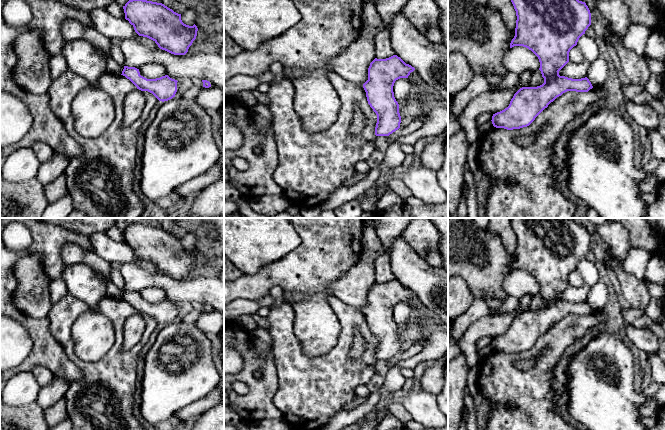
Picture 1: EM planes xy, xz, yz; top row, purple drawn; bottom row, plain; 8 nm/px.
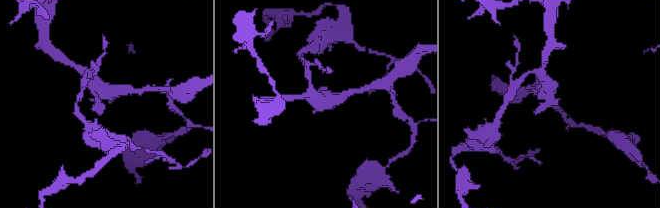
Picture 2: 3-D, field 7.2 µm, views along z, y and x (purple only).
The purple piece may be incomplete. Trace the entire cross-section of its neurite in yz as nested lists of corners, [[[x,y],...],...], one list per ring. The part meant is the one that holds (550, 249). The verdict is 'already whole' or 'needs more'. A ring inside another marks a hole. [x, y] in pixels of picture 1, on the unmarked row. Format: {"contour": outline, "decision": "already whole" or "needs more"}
{"contour": [[[511,218],[511,226],[517,244],[510,272],[523,270],[538,281],[544,307],[537,311],[520,312],[507,332],[493,338],[493,350],[507,354],[529,350],[551,326],[567,315],[588,316],[593,312],[587,301],[572,303],[559,299],[559,295],[569,286],[570,274],[591,249],[591,237],[586,227],[567,218]]], "decision": "already whole"}

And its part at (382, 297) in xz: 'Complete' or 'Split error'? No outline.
Complete

